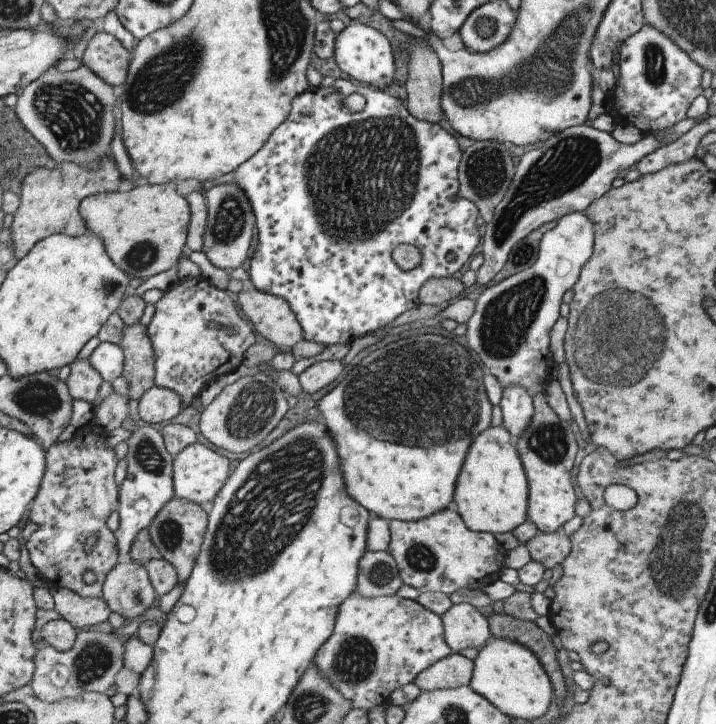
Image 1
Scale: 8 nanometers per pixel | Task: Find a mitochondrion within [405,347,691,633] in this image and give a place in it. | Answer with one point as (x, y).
(548, 440)

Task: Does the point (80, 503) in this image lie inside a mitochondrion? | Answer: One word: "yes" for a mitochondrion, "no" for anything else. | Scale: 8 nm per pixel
no

